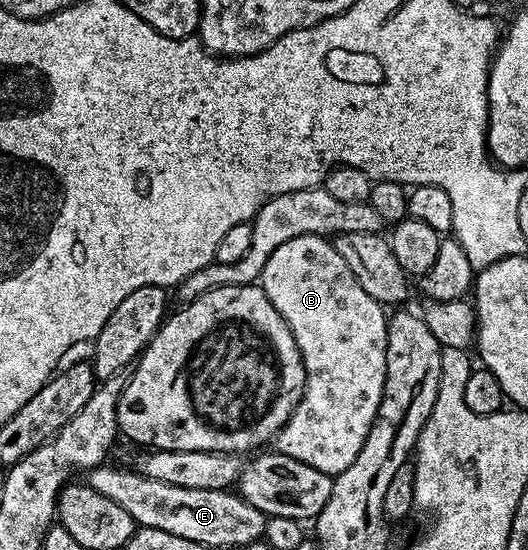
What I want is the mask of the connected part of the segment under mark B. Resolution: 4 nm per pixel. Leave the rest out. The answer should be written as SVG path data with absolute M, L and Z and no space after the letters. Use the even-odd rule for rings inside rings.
M301 235L281 244L265 261L261 285L273 308L277 308L285 324L289 324L289 332L293 332L293 340L297 340L307 369L307 387L291 419L274 439L274 449L332 476L345 472L345 468L357 460L357 452L361 452L361 444L365 444L365 436L369 436L369 428L381 404L388 315L380 302L357 284L357 276L349 272L349 264L341 260L337 248L326 237Z

